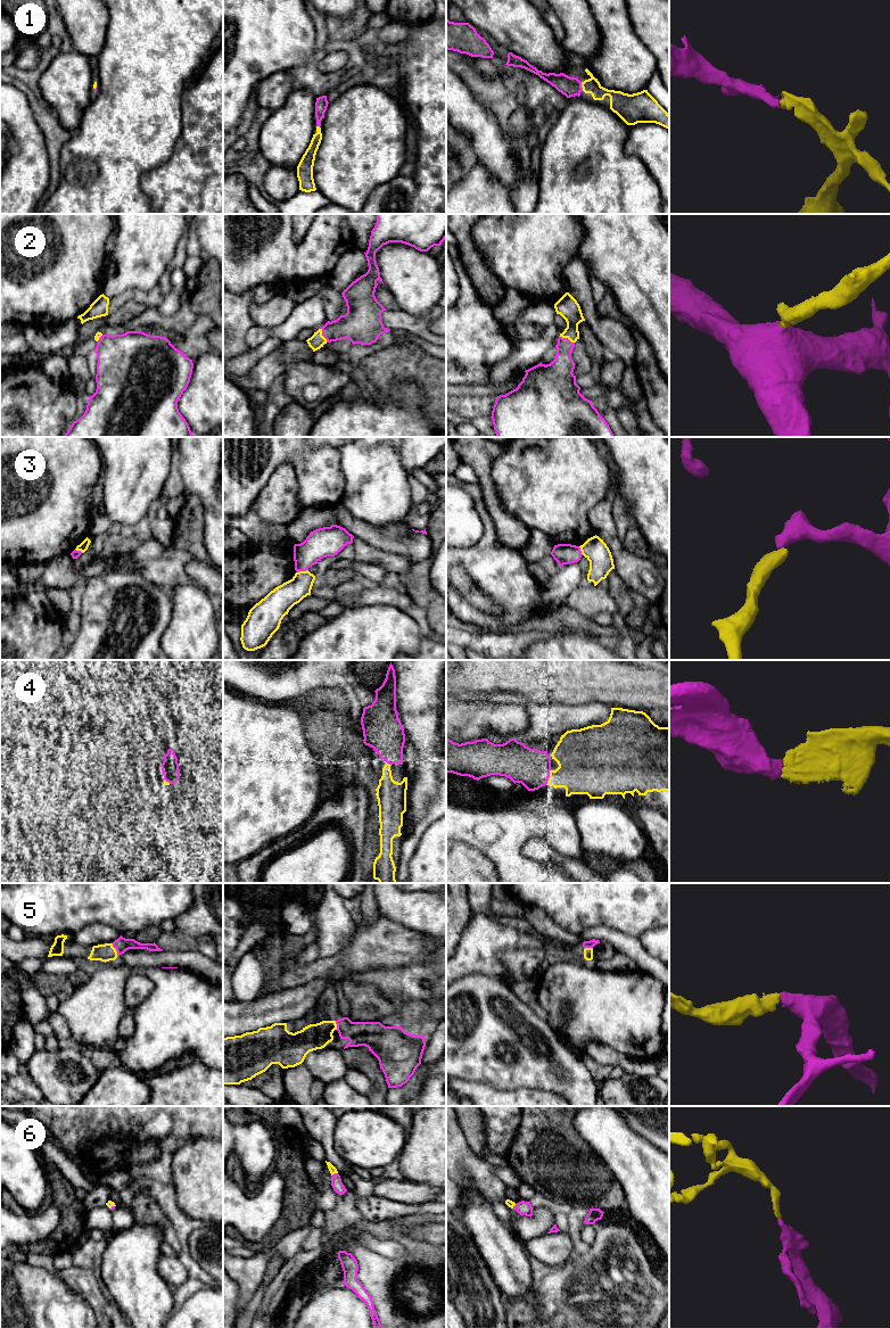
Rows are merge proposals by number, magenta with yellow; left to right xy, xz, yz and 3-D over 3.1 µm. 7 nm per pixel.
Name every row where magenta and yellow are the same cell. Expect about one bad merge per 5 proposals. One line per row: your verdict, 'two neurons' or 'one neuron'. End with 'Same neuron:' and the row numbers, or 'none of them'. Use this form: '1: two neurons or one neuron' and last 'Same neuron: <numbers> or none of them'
1: one neuron
2: one neuron
3: two neurons
4: one neuron
5: one neuron
6: one neuron
Same neuron: 1, 2, 4, 5, 6

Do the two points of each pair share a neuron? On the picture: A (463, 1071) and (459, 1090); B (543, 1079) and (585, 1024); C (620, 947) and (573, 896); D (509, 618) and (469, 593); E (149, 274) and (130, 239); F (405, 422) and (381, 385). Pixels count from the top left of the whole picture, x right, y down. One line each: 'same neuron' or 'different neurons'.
A: different neurons
B: different neurons
C: different neurons
D: different neurons
E: same neuron
F: different neurons

